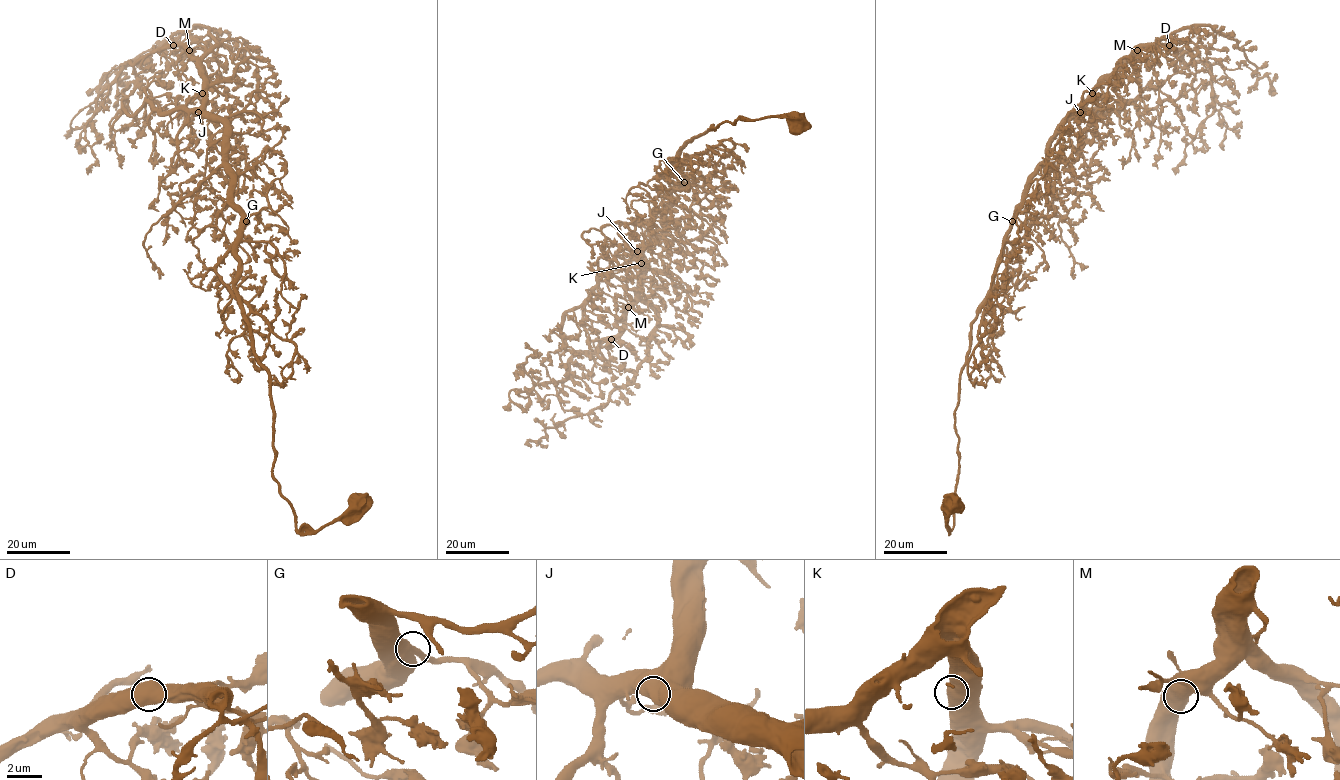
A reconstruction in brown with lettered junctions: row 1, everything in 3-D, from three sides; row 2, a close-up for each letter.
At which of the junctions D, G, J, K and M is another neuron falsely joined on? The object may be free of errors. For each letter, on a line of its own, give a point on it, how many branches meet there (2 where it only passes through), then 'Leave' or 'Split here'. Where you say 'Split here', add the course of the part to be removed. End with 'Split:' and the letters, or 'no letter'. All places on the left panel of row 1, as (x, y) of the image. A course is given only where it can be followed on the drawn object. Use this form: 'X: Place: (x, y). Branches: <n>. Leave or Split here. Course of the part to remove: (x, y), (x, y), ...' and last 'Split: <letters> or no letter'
D: Place: (173, 45). Branches: 1. Leave
G: Place: (246, 221). Branches: 1. Leave
J: Place: (198, 112). Branches: 1. Leave
K: Place: (202, 93). Branches: 1. Leave
M: Place: (189, 50). Branches: 1. Leave
Split: no letter

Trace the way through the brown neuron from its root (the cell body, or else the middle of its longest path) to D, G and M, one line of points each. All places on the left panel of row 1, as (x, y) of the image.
D: (362, 507), (298, 531), (273, 475), (225, 126), (204, 111), (203, 67), (173, 45)
G: (362, 507), (315, 531), (298, 531), (295, 510), (273, 475), (269, 374), (236, 287), (237, 237), (246, 221)
M: (362, 507), (298, 531), (273, 475), (269, 374), (236, 287), (241, 216), (228, 138), (204, 111), (189, 50)

